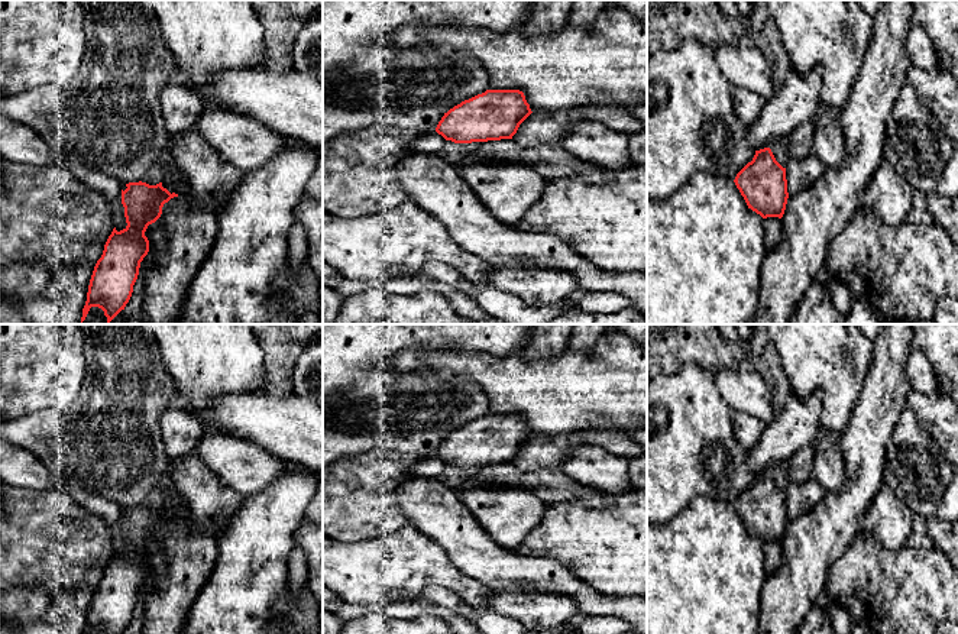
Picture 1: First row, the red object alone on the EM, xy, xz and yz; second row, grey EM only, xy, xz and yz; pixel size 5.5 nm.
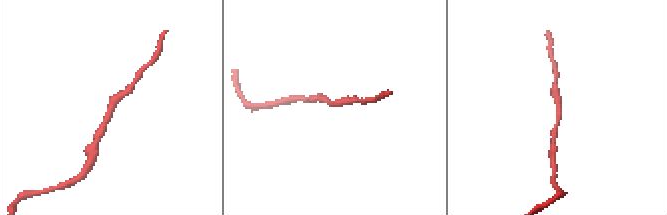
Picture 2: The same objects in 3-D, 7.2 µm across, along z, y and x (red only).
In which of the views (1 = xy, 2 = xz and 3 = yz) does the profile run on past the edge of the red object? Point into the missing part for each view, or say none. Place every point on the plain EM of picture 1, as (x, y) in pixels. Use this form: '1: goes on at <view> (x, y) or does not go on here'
1: does not go on here
2: does not go on here
3: does not go on here

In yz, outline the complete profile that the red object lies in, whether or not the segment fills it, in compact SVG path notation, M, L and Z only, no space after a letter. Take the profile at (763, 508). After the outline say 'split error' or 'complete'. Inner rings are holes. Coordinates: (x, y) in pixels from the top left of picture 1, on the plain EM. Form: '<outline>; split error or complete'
M770 472L755 475L734 507L748 533L763 543L783 541L789 523L786 492L776 485Z; complete

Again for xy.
M129 507L126 514L122 514L122 528L124 531L124 541L127 550L117 556L113 553L109 560L101 582L97 585L87 617L87 625L82 634L98 631L101 634L124 634L129 627L133 609L139 599L140 586L149 576L149 565L145 556L149 549L155 547L161 538L162 531L171 523L178 521L162 511L162 507L149 510L146 507Z; complete

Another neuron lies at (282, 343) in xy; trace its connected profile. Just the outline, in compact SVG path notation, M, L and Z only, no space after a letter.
M252 324L265 353L262 394L275 398L294 392L294 366L310 342L323 333L323 324Z

